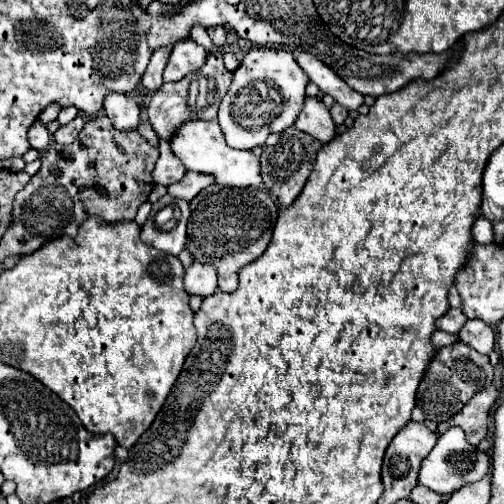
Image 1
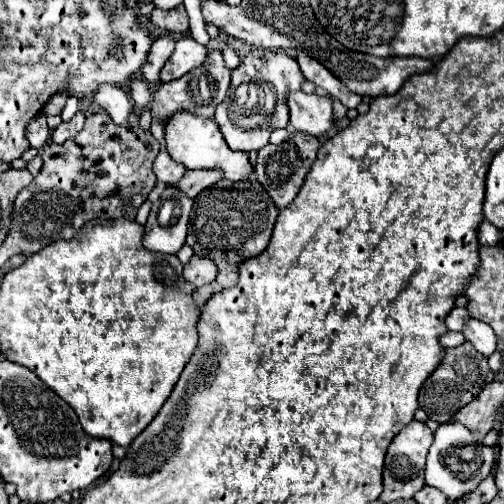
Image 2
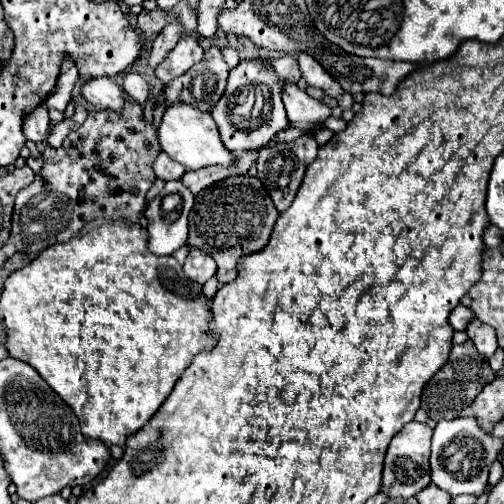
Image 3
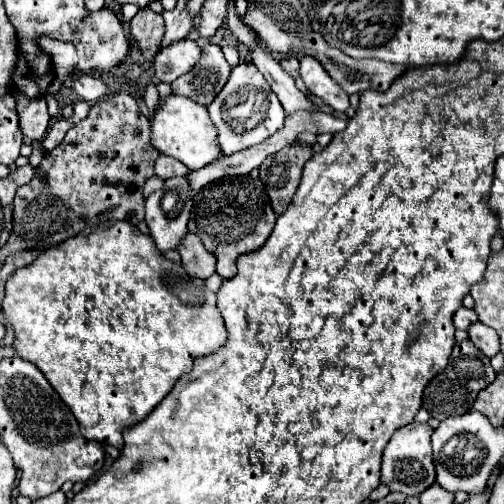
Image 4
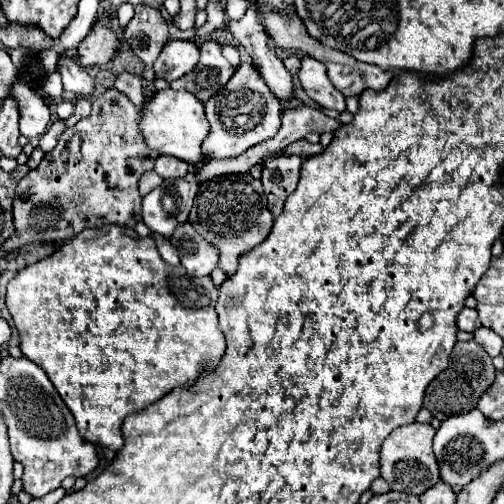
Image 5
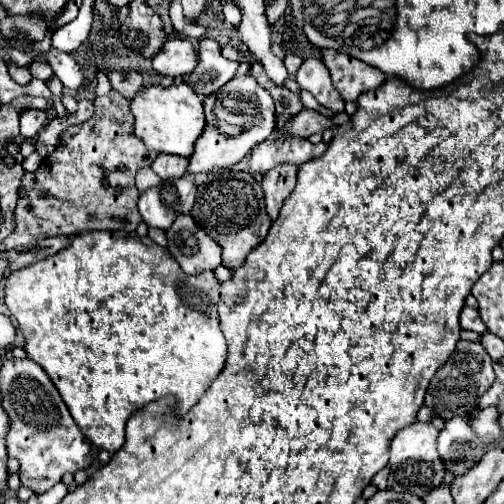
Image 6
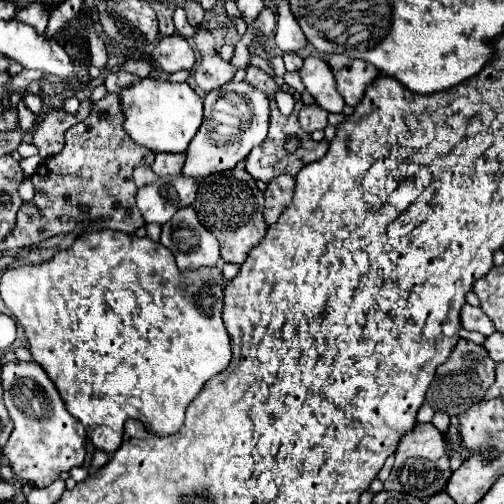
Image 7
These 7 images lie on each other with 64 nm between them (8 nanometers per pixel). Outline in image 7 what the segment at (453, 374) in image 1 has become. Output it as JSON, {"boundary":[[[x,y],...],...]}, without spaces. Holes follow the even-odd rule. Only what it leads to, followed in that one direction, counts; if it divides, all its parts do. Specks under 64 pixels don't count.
{"boundary":[[[460,338],[456,348],[452,350],[448,362],[444,362],[442,366],[436,368],[436,376],[426,392],[426,402],[434,410],[446,412],[448,416],[462,414],[466,408],[470,408],[472,404],[478,404],[484,398],[486,390],[494,382],[494,366],[496,364],[490,360],[484,346],[478,346],[470,340]]]}

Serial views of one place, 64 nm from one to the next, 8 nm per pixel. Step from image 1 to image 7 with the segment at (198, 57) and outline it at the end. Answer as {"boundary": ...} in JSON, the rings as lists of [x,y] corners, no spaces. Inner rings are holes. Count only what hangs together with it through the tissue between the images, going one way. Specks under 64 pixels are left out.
{"boundary":[[[180,34],[160,38],[152,50],[152,58],[154,64],[168,74],[178,70],[192,70],[192,66],[196,64],[196,56],[190,42]]]}

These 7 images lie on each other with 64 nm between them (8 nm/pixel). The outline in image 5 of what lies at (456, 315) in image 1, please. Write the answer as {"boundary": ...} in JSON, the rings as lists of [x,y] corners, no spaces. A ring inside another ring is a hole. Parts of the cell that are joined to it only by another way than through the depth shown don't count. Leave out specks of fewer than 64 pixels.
{"boundary":[[[462,308],[462,312],[458,314],[458,330],[466,330],[466,332],[474,332],[478,326],[480,326],[480,320],[478,320],[478,312],[472,310],[472,308]]]}

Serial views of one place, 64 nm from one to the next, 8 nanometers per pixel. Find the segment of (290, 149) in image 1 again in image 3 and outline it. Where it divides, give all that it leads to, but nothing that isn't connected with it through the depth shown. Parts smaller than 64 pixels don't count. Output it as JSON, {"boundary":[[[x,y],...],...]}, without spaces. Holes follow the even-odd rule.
{"boundary":[[[304,134],[288,144],[274,144],[268,148],[260,148],[258,164],[256,164],[258,178],[264,184],[264,188],[268,188],[268,194],[274,200],[274,206],[278,208],[278,212],[284,212],[292,204],[292,200],[302,184],[304,172],[306,172],[308,164],[312,164],[312,160],[316,160],[316,156],[318,156],[318,142],[314,140],[312,134]]]}

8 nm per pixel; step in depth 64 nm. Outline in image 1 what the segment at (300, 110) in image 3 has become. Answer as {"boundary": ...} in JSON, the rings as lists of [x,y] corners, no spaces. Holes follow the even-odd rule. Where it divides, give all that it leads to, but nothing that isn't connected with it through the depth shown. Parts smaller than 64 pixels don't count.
{"boundary":[[[306,98],[306,104],[296,118],[296,128],[314,136],[316,140],[328,144],[338,134],[334,120],[330,118],[328,108],[318,98]]]}

